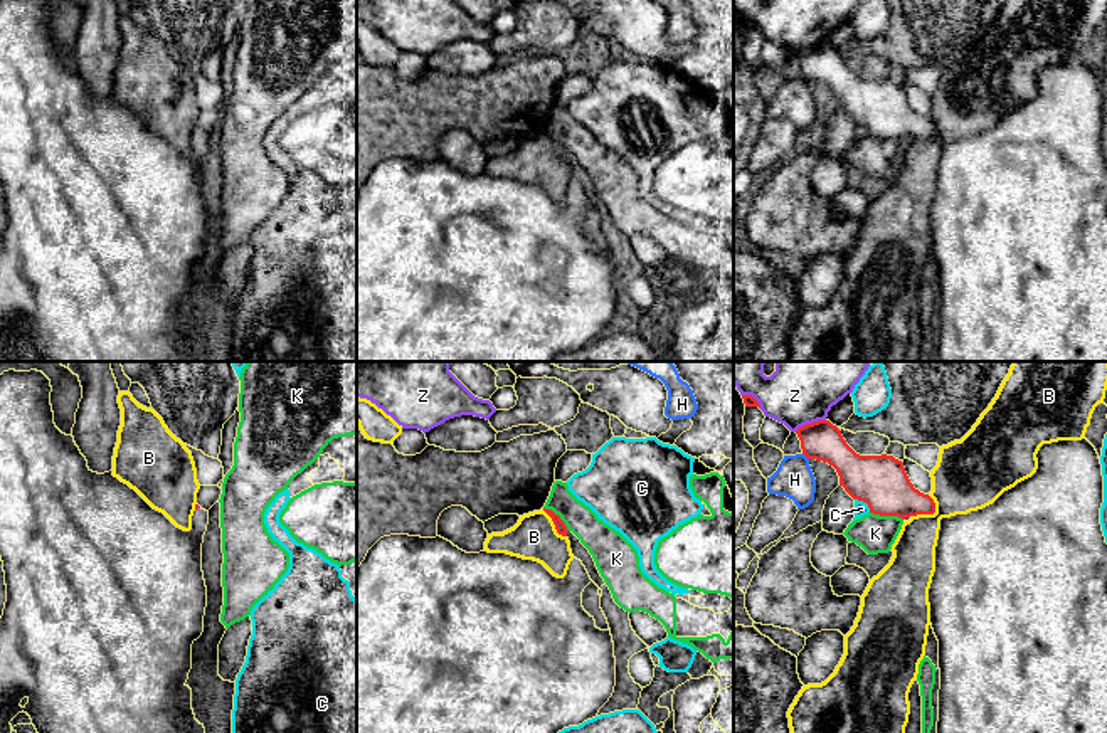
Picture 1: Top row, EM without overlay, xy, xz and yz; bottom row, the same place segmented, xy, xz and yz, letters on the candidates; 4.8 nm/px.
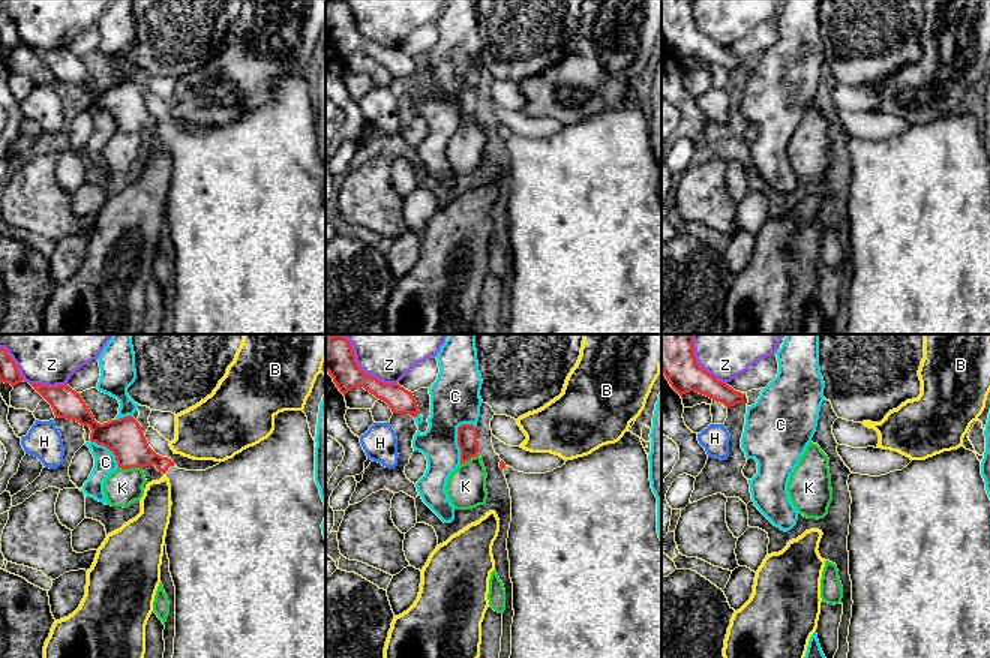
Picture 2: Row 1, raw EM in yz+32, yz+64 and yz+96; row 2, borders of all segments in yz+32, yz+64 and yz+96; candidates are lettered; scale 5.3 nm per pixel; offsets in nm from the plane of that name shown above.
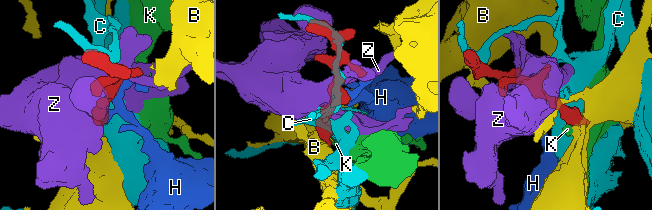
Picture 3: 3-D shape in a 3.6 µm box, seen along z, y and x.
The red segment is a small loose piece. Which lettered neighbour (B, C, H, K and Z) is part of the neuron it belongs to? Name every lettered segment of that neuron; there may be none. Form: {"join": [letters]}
{"join": []}

